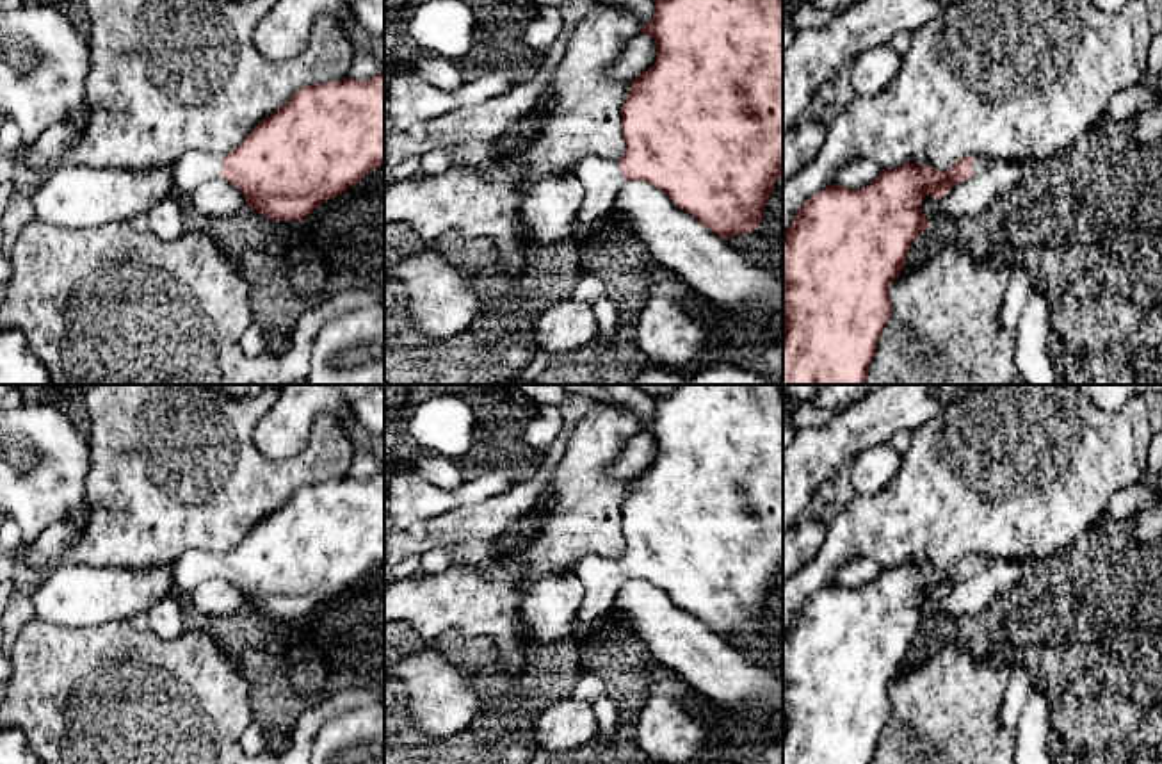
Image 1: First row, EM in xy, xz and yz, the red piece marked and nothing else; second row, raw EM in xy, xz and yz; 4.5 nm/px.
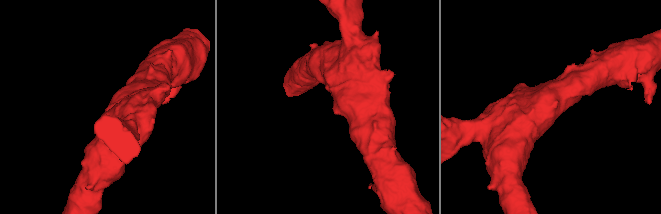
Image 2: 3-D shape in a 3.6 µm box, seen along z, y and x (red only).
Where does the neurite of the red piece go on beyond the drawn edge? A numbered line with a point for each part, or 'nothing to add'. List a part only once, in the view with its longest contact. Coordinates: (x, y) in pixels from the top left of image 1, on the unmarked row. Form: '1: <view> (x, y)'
1: xy (194, 567)

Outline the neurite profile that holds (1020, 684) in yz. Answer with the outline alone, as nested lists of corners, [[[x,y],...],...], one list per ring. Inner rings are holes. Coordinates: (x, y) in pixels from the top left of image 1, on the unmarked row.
[[[1020,664],[1013,670],[1005,687],[1005,698],[998,712],[998,723],[1004,728],[1016,728],[1023,705],[1034,691],[1034,677],[1030,668]]]

